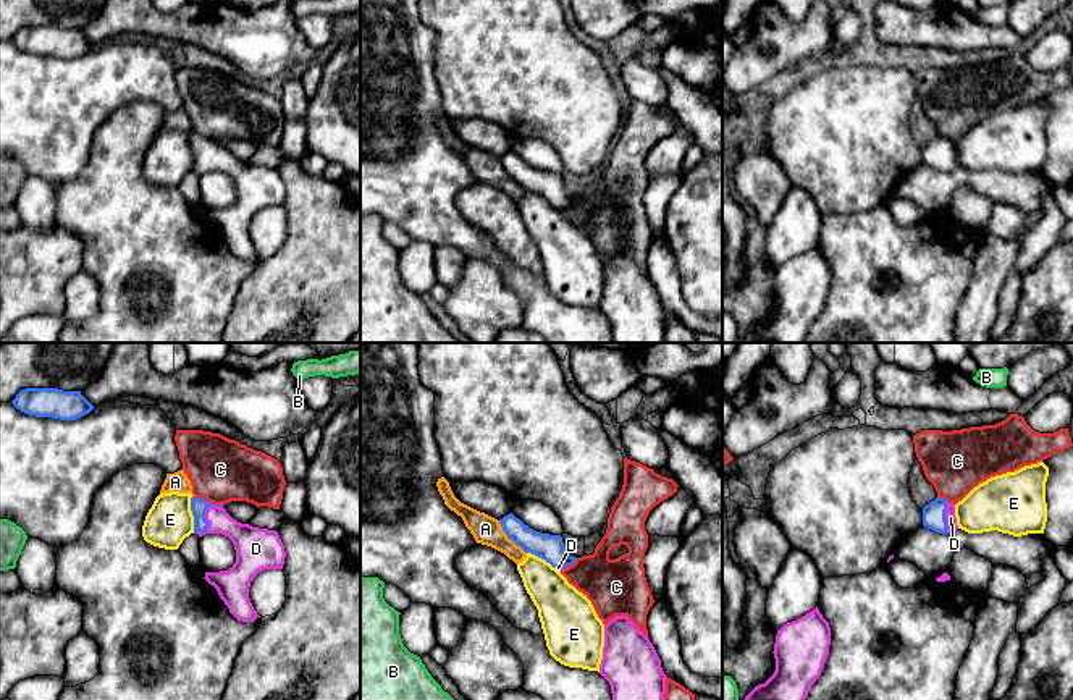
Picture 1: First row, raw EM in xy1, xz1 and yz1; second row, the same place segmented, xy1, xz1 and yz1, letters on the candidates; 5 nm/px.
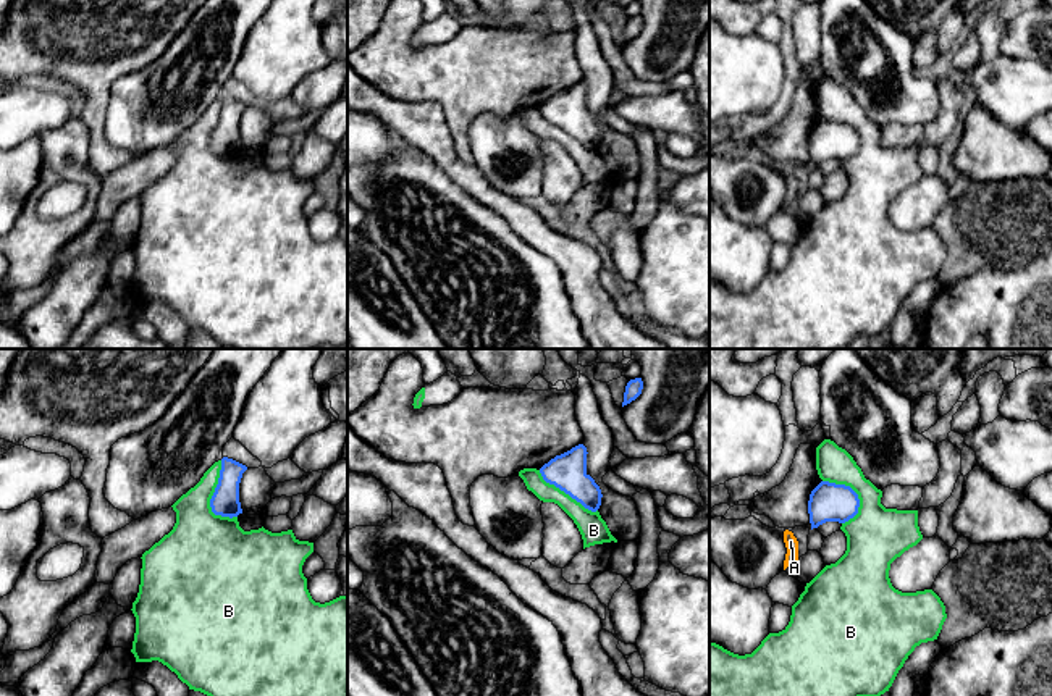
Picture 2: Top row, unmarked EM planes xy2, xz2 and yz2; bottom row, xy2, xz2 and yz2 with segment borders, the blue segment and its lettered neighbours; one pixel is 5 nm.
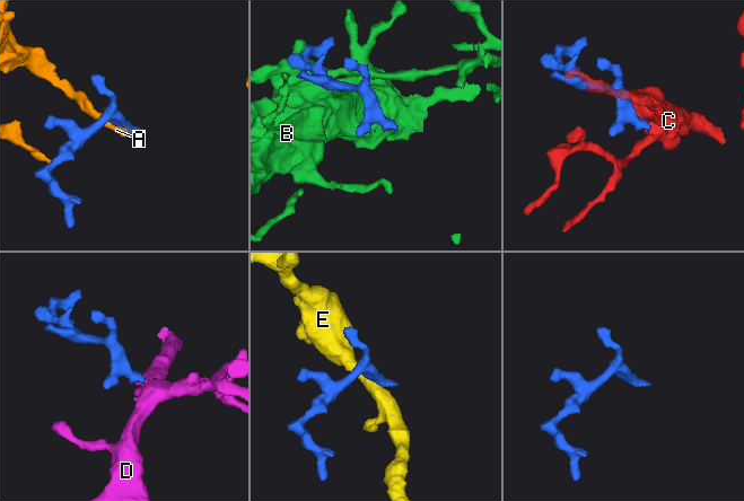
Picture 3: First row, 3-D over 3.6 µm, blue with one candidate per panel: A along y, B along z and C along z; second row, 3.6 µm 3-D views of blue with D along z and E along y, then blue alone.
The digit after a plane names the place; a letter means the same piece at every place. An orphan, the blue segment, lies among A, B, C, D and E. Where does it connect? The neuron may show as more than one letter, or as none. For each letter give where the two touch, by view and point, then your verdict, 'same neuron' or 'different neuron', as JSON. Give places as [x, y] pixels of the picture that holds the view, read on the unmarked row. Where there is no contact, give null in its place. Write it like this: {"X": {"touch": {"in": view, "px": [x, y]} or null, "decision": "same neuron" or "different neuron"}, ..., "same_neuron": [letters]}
{"A": {"touch": {"in": "xz1", "px": [509, 177]}, "decision": "different neuron"}, "B": {"touch": {"in": "xy2", "px": [212, 134]}, "decision": "different neuron"}, "C": {"touch": {"in": "xy1", "px": [209, 139]}, "decision": "different neuron"}, "D": {"touch": {"in": "xy1", "px": [204, 154]}, "decision": "same neuron"}, "E": {"touch": {"in": "xy1", "px": [193, 152]}, "decision": "different neuron"}, "same_neuron": ["D"]}

